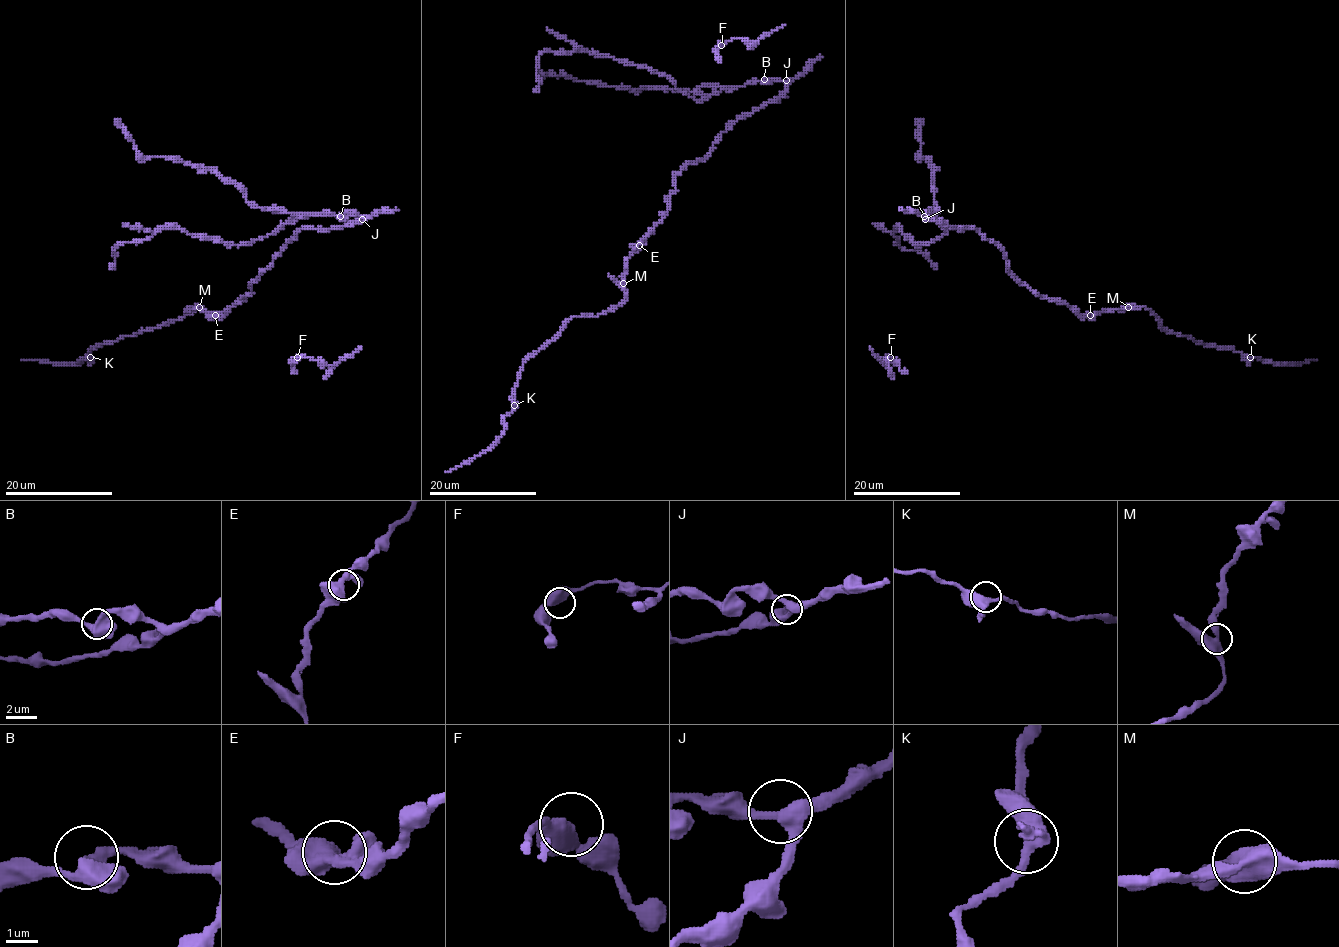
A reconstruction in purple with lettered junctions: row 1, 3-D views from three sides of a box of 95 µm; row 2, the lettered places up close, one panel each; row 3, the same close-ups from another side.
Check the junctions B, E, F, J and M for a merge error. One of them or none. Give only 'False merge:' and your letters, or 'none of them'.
False merge: M

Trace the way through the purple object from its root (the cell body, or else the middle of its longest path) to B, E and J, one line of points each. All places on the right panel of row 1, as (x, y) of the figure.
B: (1006, 258), (994, 241), (987, 240), (975, 228), (955, 229), (939, 224), (924, 213), (924, 216)
E: (1006, 258), (1008, 270), (1022, 284), (1027, 284), (1044, 298), (1067, 303), (1080, 315), (1090, 315)
J: (1006, 258), (994, 241), (987, 240), (975, 228), (955, 229), (925, 219)

